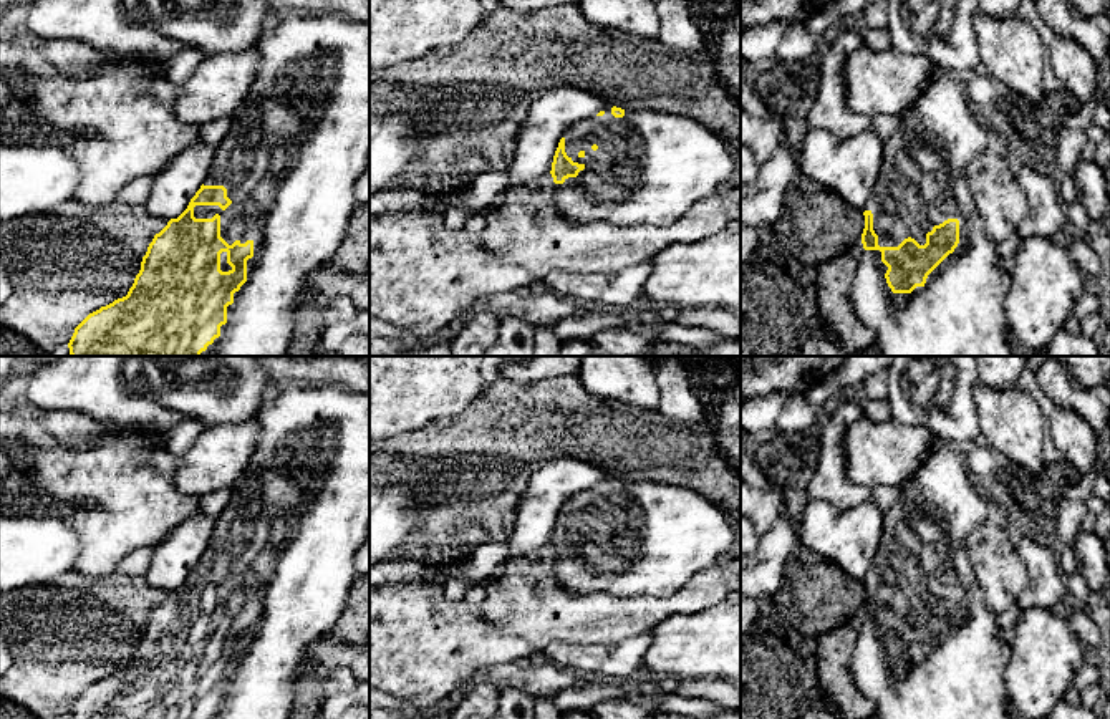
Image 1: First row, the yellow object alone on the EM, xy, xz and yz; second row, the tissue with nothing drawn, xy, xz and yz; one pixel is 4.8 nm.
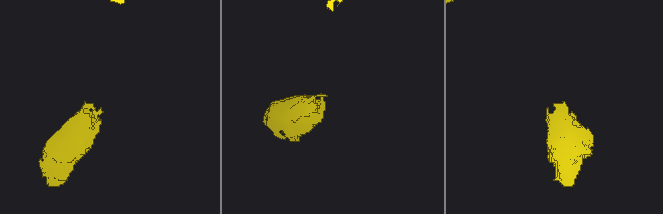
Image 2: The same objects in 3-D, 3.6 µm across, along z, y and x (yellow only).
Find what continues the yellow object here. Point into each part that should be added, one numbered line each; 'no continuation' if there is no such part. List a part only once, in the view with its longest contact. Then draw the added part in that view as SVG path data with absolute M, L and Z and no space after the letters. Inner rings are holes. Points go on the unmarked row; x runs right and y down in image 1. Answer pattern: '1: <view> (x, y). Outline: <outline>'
1: yz (921, 554). Outline: M938 437L928 456L923 459L919 469L913 475L911 480L901 482L898 485L900 495L898 499L883 510L883 533L880 538L880 548L878 555L873 558L871 568L865 578L865 581L870 581L873 585L873 601L878 606L878 616L880 618L898 618L905 610L911 608L919 616L926 615L926 605L933 601L934 596L943 595L948 590L958 590L959 591L959 615L954 620L953 625L949 625L926 649L926 654L923 658L916 658L911 664L893 664L891 659L886 654L885 644L888 638L881 633L881 623L880 621L865 621L860 631L860 636L857 639L857 646L853 649L853 659L852 659L852 673L853 681L858 688L858 691L870 699L875 704L875 714L878 719L1011 719L1009 714L1009 704L1006 697L1006 681L1004 673L1012 656L1011 639L1009 636L1001 630L997 623L997 615L994 615L986 601L982 588L977 581L977 577L972 570L971 560L964 548L964 540L982 524L997 519L997 497L981 492L968 477L966 461L963 456L963 449L956 447L946 439ZM863 581L863 583L865 583Z

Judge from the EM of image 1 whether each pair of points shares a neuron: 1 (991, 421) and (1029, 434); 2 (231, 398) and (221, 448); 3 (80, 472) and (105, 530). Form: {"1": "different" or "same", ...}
{"1": "same", "2": "different", "3": "same"}

